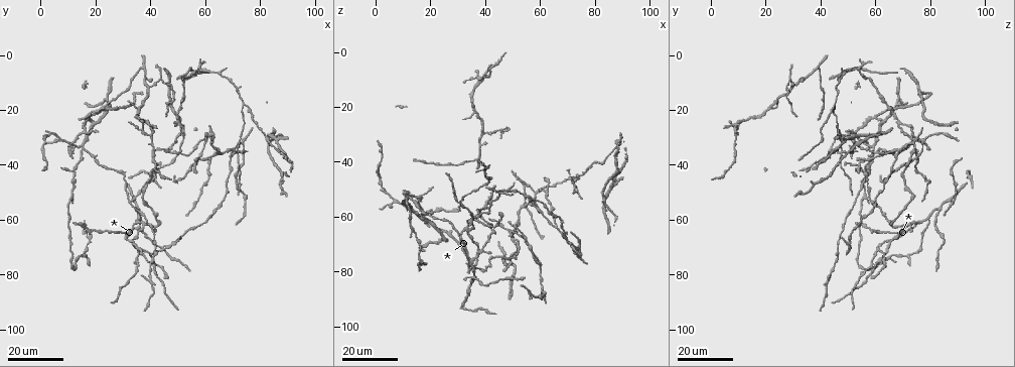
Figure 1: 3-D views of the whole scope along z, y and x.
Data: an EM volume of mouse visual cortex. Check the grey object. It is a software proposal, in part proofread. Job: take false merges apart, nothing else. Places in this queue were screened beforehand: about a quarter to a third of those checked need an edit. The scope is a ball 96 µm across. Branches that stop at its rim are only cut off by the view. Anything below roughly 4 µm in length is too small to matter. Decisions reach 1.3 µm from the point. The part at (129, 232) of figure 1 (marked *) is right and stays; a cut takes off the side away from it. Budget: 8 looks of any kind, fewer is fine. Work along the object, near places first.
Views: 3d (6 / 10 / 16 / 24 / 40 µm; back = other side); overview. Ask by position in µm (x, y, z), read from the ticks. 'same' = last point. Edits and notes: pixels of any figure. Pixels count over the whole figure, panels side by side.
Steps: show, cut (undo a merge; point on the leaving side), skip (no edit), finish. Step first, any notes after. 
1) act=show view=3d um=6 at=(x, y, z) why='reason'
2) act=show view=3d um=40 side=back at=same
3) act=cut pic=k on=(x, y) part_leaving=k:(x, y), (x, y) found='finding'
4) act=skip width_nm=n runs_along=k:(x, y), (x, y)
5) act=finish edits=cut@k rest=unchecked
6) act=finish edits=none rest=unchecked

act=show view=3d um=16 at=(37, 71, 61) why='branch point'

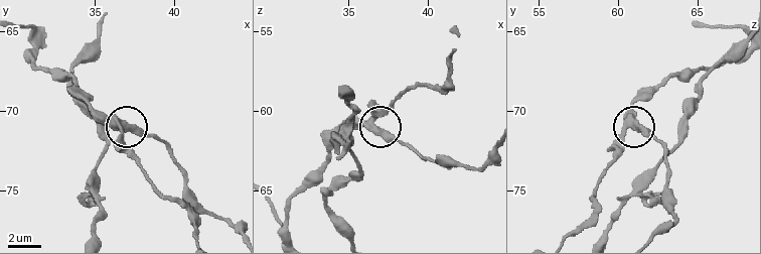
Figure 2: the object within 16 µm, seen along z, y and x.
act=show view=3d um=10 at=(36.5, 71.0, 60.8) why='closer look'

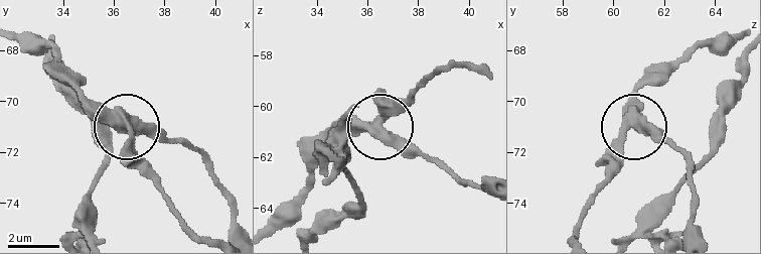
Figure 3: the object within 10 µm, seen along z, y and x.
act=cut pic=3 on=(128, 145) width_nm=410 part_leaving=3:(120, 120), (139, 169), (191, 229), (210, 237) found='two neurons meet here'

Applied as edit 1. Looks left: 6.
act=show view=overview

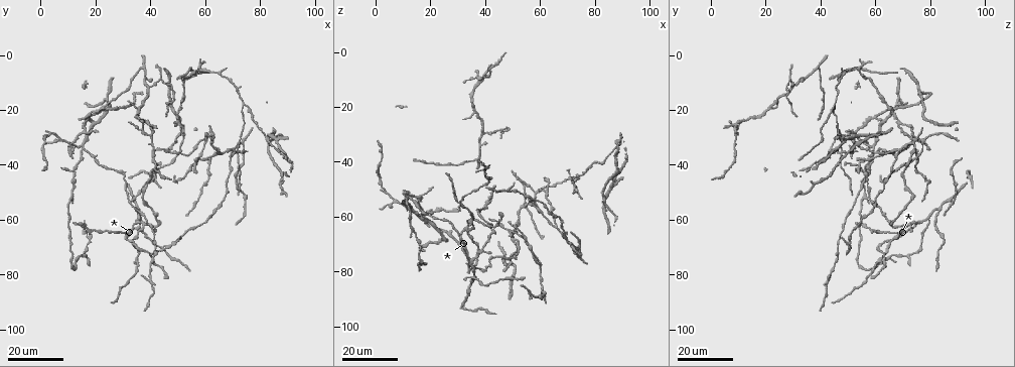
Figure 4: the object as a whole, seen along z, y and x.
act=show view=3d um=24 at=(74, 17, 46) why='a fork'

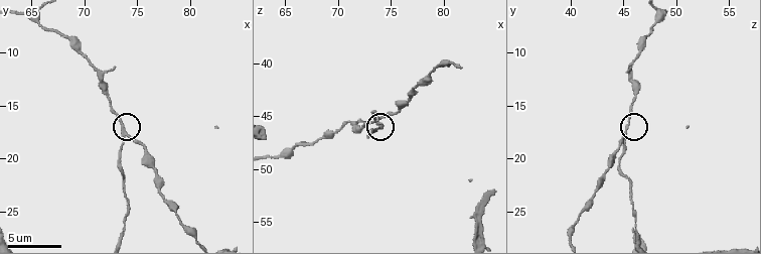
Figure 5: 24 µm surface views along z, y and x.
act=show view=3d um=6 at=(74.2, 18.0, 45.0)

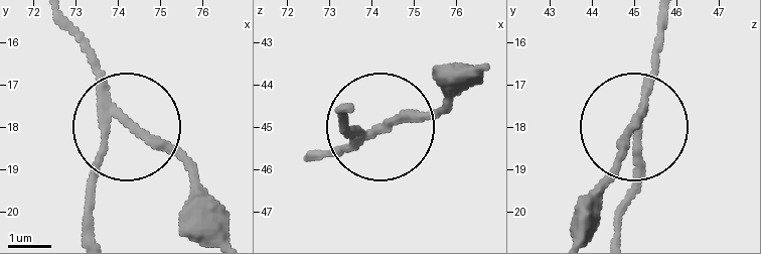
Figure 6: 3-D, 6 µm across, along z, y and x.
act=cut pic=6 on=(93, 169) arms=3 part_leaving=6:(101, 116), (91, 232) found='two neurons meet here'

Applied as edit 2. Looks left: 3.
act=show view=overview

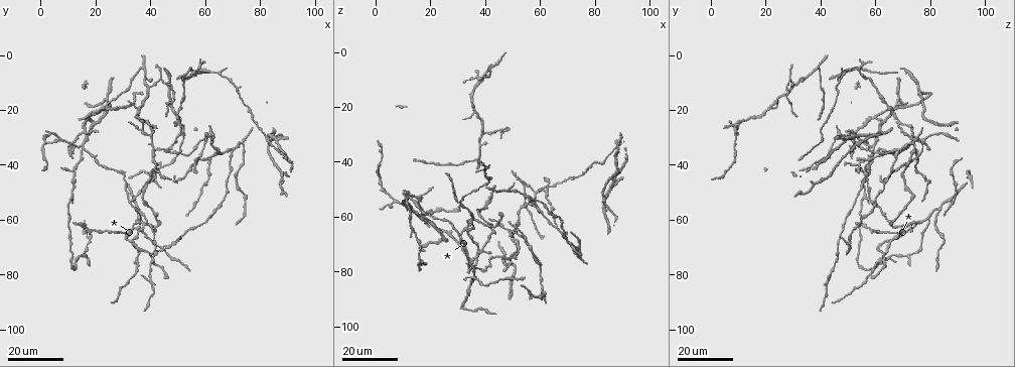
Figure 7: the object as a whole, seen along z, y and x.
act=show view=3d um=16 at=(43, 9, 29) why='three-way junction'

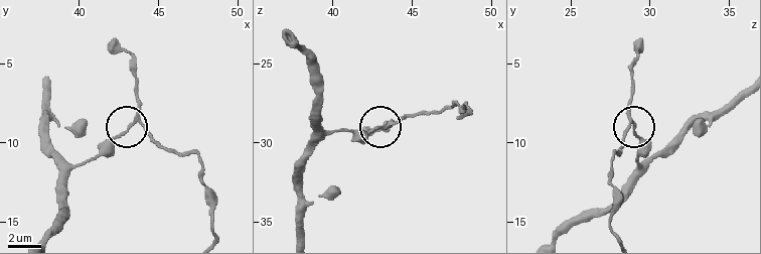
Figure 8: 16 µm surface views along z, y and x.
act=show view=3d um=10 at=(43.9, 8.7, 28.7) why='closer look'

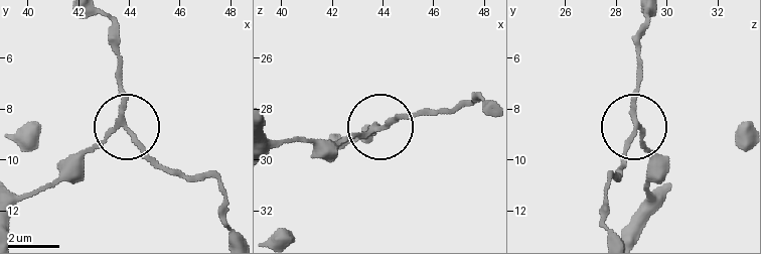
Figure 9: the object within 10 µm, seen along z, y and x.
act=cut pic=9 on=(119, 83) side_arm_um=6 arms=3 found='two neurons meet here'

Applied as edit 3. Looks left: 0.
act=finish edits=cut@3,cut@6,cut@9 rest=unchecked

